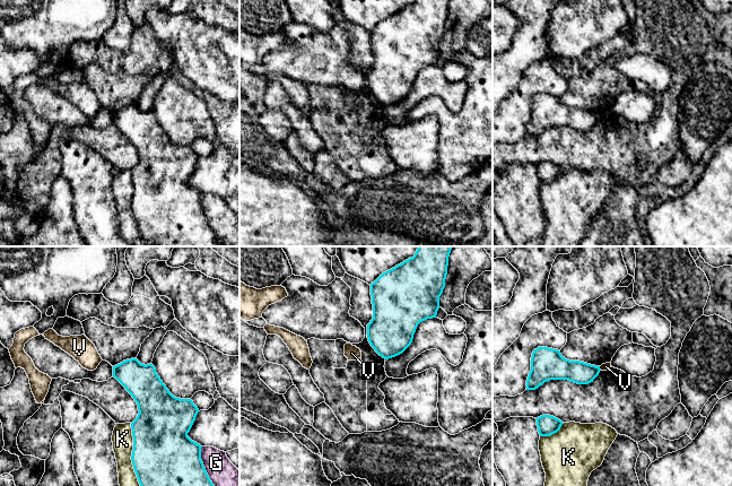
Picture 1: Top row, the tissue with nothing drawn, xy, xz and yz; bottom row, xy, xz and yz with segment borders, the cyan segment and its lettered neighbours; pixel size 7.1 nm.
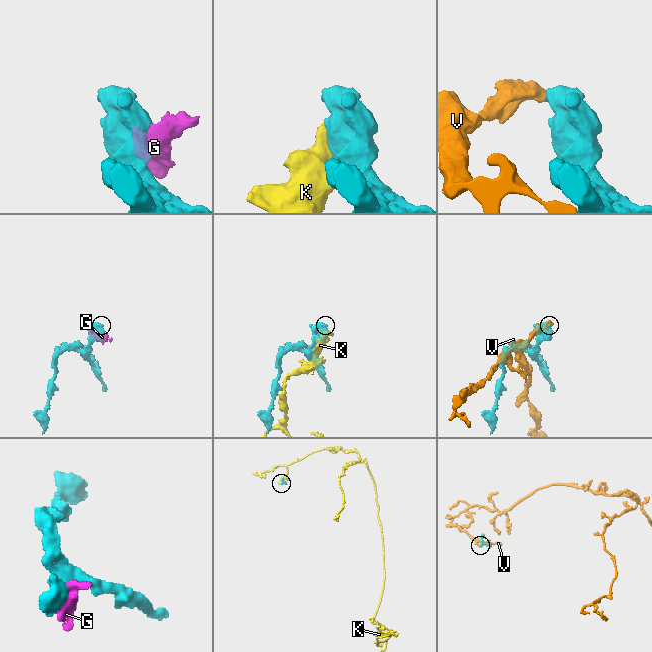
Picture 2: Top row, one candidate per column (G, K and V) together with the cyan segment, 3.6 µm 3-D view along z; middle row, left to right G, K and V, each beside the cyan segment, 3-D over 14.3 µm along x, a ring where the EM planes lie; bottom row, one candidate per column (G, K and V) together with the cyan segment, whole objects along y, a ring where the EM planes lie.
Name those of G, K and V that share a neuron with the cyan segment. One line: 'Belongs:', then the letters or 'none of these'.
Belongs: none of these

